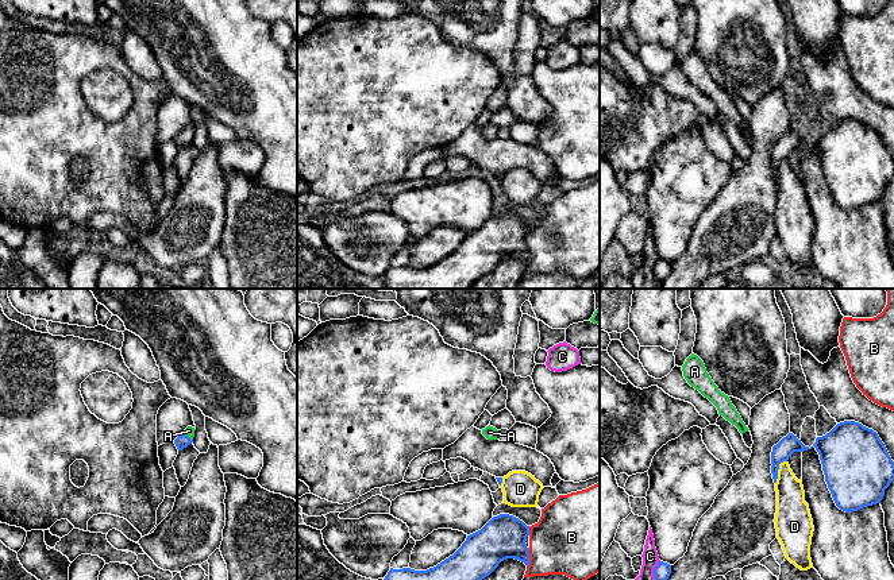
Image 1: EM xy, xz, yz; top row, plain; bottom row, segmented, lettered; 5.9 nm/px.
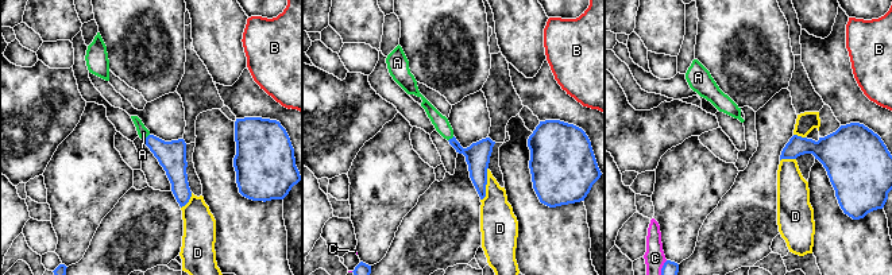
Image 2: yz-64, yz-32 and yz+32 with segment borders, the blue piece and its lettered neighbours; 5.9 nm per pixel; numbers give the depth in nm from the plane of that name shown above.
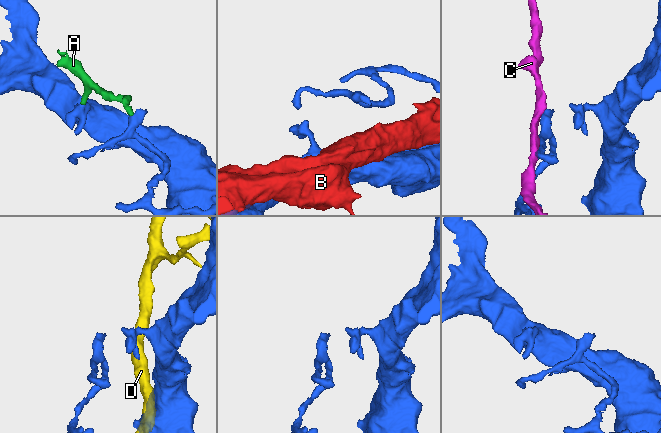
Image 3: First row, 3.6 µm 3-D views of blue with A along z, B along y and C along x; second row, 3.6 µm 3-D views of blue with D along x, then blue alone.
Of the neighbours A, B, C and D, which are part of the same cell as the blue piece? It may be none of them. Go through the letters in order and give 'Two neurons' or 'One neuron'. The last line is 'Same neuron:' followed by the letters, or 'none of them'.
A: One neuron
B: Two neurons
C: Two neurons
D: Two neurons
Same neuron: A

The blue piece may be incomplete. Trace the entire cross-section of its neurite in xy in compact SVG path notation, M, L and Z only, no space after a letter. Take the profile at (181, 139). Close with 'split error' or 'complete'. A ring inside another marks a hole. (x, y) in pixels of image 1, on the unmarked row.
M188 124L184 128L184 131L174 138L174 142L178 148L182 148L184 146L186 146L188 143L193 140L194 128L196 128L194 125Z | split error

